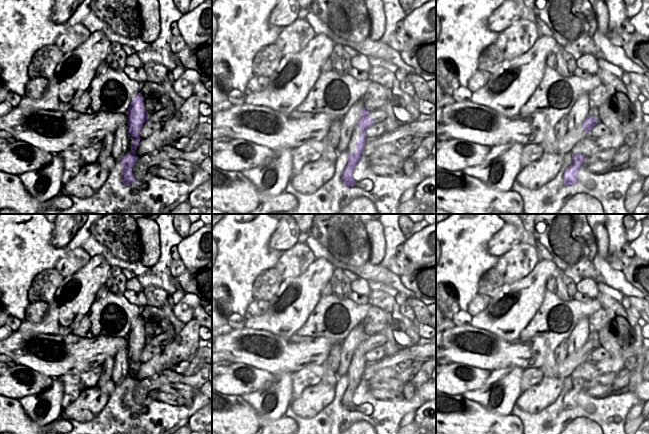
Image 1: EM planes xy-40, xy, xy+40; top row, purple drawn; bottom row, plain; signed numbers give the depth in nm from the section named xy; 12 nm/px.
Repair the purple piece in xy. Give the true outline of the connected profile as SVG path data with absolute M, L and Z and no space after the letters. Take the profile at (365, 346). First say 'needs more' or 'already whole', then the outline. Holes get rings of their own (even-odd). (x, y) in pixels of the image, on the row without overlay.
already whole; M363 330L358 349L355 351L361 353L360 363L355 368L355 375L353 377L348 378L348 386L341 400L343 408L345 408L348 411L353 411L354 408L357 406L353 402L353 396L355 394L356 389L359 387L361 379L363 377L365 363L366 363L365 354L374 348L372 342L367 340L368 337L369 336Z

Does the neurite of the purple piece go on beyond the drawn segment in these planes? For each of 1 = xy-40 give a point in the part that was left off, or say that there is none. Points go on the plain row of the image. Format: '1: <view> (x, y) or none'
1: none

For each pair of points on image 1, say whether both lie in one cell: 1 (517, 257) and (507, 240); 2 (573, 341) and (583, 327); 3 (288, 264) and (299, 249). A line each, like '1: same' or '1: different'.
1: different
2: same
3: same

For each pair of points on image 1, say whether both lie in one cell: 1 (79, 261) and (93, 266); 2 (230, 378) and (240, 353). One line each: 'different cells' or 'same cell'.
1: different cells
2: different cells

